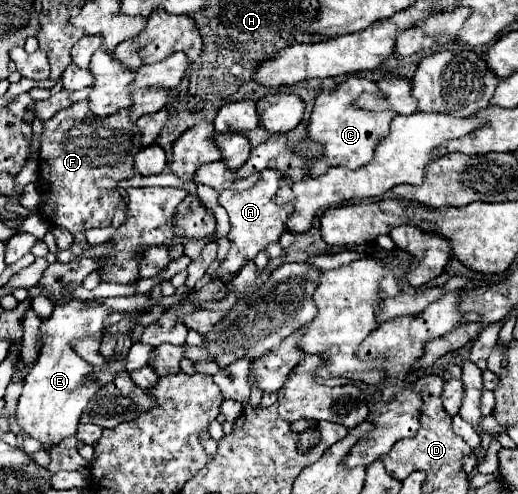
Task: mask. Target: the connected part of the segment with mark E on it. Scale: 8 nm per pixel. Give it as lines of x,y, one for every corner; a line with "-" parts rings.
64,293
62,299
56,301
56,307
48,319
42,323
42,349
38,355
38,363
28,373
24,381
24,391
16,407
16,421
22,433
42,443
44,451
58,447
66,437
76,433
80,423
82,409
100,389
98,383
82,385
82,379
92,371
92,365
84,361
78,353
72,351
72,339
84,337
100,337
102,321
110,315
106,307
94,305
92,309
82,309
86,301
70,299
70,293

